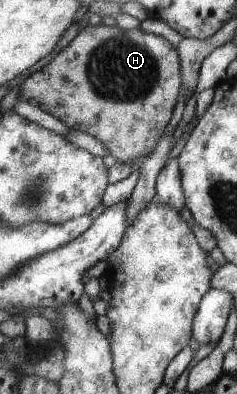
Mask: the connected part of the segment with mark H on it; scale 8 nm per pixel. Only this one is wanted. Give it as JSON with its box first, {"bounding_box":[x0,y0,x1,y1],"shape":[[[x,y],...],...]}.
{"bounding_box":[19,24,181,165],"shape":[[[105,24],[88,25],[53,56],[50,63],[24,81],[19,98],[50,113],[71,130],[79,130],[98,139],[119,162],[136,165],[156,149],[177,105],[181,87],[177,50],[163,36],[146,33],[140,27],[124,30]]]}

